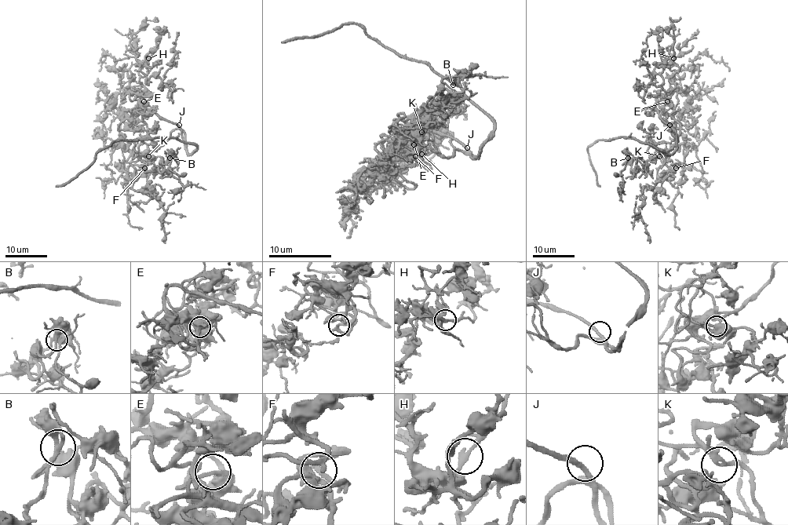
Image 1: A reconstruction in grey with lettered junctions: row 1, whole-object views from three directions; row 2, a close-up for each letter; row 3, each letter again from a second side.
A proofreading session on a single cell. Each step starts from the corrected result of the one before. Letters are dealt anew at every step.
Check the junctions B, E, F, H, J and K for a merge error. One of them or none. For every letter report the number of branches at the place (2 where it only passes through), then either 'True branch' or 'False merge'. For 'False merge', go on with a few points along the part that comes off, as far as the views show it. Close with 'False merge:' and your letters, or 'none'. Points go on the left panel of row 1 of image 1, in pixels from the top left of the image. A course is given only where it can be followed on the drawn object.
B: Branches: 2. True branch
E: Branches: 2. True branch
F: Branches: 2. True branch
H: Branches: 2. True branch
J: Branches: 2. True branch
K: Branches: 2. True branch
False merge: none

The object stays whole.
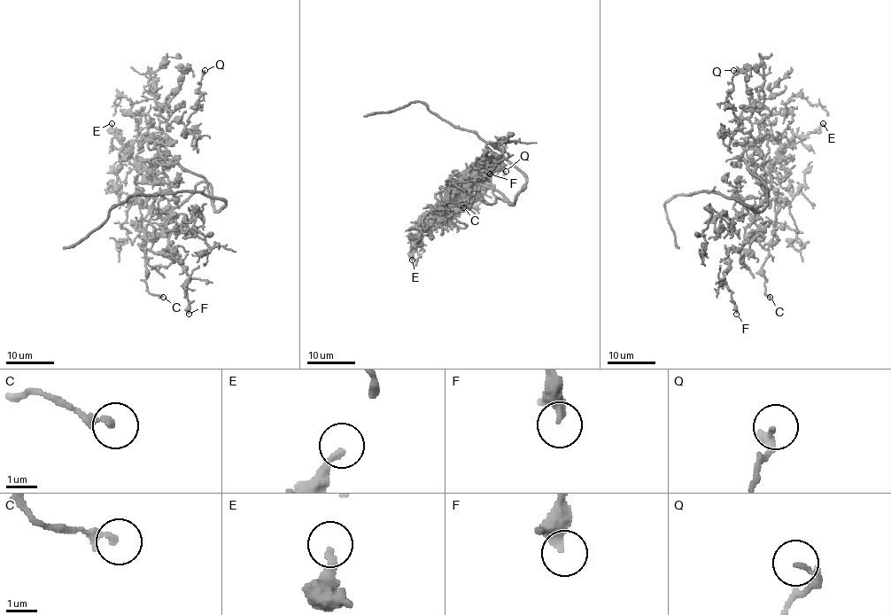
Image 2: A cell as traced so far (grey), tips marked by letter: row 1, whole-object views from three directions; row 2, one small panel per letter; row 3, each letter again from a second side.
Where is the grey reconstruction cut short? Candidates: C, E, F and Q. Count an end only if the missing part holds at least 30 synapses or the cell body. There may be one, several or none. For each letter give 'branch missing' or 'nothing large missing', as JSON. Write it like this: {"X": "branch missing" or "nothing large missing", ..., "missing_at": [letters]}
{"C": "nothing large missing", "E": "nothing large missing", "F": "nothing large missing", "Q": "nothing large missing", "missing_at": []}

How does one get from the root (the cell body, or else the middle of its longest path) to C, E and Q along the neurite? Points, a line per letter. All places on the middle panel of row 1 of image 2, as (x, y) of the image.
C: (504, 196), (460, 181), (469, 208), (441, 211), (452, 214), (445, 213), (446, 198), (463, 207)
E: (504, 196), (460, 181), (463, 199), (446, 201), (439, 222), (421, 216), (432, 229), (416, 235), (412, 260)
Q: (504, 196), (460, 181), (469, 192), (459, 199), (461, 178), (485, 189), (487, 174), (499, 164), (506, 171)

